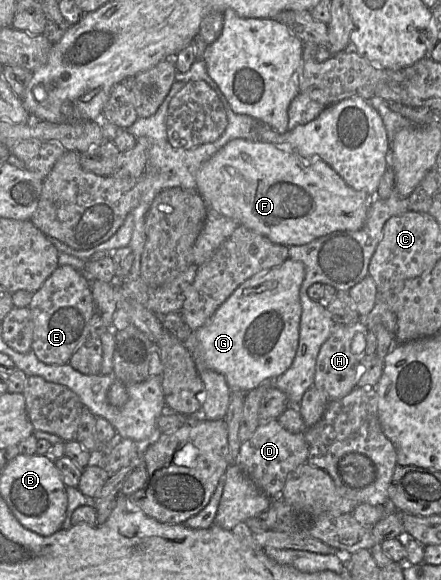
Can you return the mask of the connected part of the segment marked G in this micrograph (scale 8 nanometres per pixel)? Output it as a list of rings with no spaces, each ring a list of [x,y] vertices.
[[[287,258],[280,266],[263,270],[244,281],[212,317],[193,332],[206,367],[222,374],[232,392],[246,394],[263,383],[273,382],[291,366],[299,341],[300,288],[304,278],[304,264]]]

